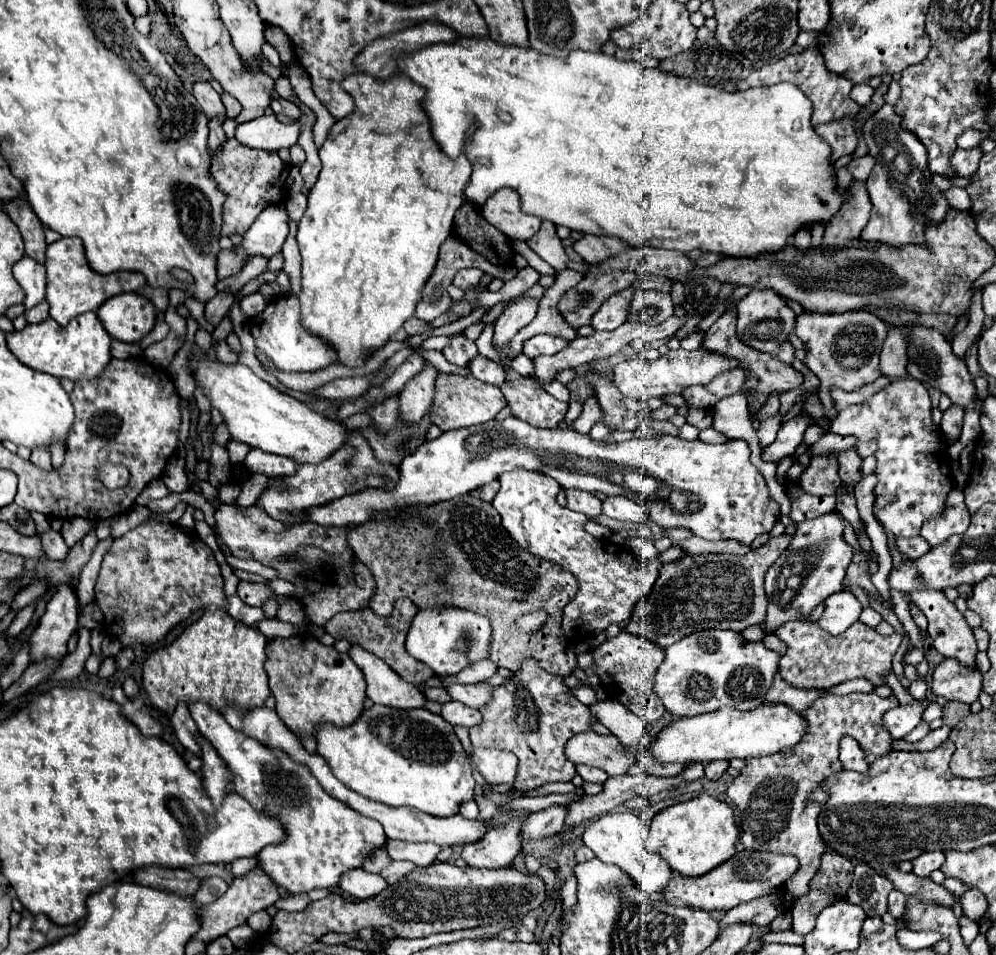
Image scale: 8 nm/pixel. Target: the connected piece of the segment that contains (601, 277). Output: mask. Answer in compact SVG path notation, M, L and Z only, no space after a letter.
M635 271L587 273L581 283L571 287L561 297L561 301L557 303L557 311L573 329L591 325L591 317L599 311L603 301L609 299L613 293L633 285L635 281L637 281Z

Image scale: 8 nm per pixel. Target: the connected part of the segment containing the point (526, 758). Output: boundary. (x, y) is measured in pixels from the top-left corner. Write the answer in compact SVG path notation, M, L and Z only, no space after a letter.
M525 657L509 681L493 689L491 701L479 711L483 723L469 729L471 743L477 747L499 747L517 755L519 767L513 785L517 791L531 791L551 781L571 781L575 765L565 755L565 743L575 733L591 731L597 723L593 711L573 695L563 677L545 673L533 657Z

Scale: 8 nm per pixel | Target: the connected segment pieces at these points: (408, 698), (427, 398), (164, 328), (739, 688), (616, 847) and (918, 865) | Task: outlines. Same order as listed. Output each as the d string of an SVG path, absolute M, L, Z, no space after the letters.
M353 645L349 657L363 671L367 681L367 697L375 705L387 705L395 709L425 707L427 699L423 697L423 693L415 685L403 681L385 661L381 661L373 653L367 653L361 647Z
M427 363L427 367L405 385L403 393L399 395L403 421L419 421L423 417L423 413L433 401L435 379L437 371Z
M156 322L153 330L147 334L141 341L143 347L162 341L169 333L169 326L164 322Z
M707 629L683 637L679 643L665 649L665 661L657 669L655 691L671 715L693 717L701 713L717 711L723 705L739 711L751 711L765 701L765 693L771 689L775 673L779 669L781 655L763 645L763 641L745 641L741 633L727 629Z
M623 811L623 813L605 813L593 821L589 821L585 825L583 831L583 843L605 863L615 863L619 867L623 867L623 871L627 871L631 875L633 881L637 881L639 889L647 895L651 893L659 893L669 877L671 877L671 869L667 867L665 859L661 855L649 853L645 847L645 839L647 839L647 825L631 811Z
M929 851L929 853L923 853L919 855L917 859L913 859L913 873L917 877L929 877L935 869L939 869L945 861L945 855L941 851Z

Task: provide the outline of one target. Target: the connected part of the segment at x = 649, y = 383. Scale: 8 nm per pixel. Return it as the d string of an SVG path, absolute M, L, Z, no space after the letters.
M699 347L695 351L685 351L685 349L677 349L677 351L667 351L665 355L661 355L655 361L647 361L647 359L627 359L623 363L615 365L615 385L617 389L627 395L627 397L635 397L639 401L647 401L651 397L663 397L663 395L679 395L683 393L687 387L693 385L709 385L717 375L725 373L725 371L733 371L739 367L737 359L731 359L727 355L709 351L705 347Z

